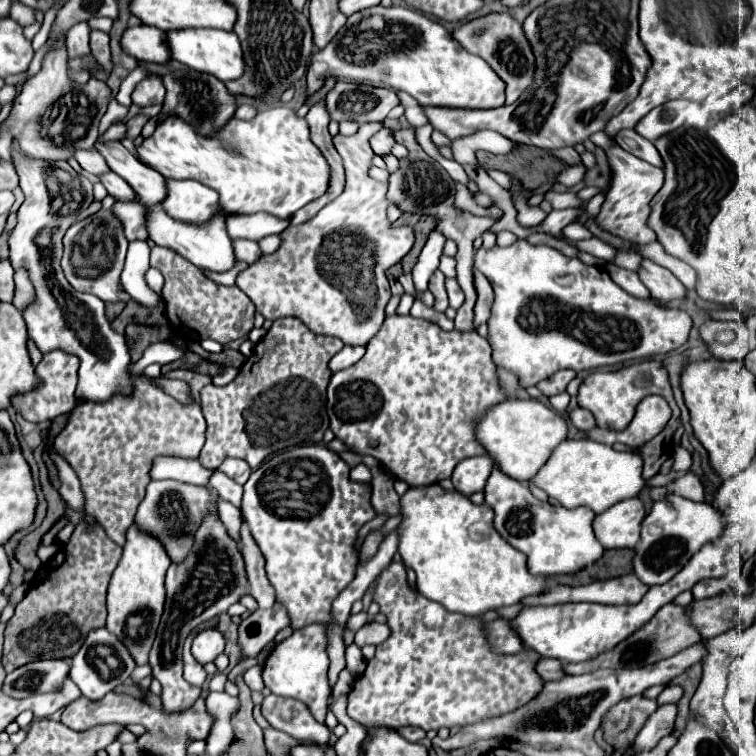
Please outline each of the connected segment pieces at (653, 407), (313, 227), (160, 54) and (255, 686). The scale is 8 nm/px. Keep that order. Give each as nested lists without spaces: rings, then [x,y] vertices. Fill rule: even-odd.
[[[647,396],[639,402],[635,418],[623,432],[623,444],[629,444],[633,448],[643,446],[647,440],[657,436],[667,420],[671,418],[671,408],[661,396]]]
[[[369,122],[361,124],[353,136],[337,134],[333,138],[347,174],[343,194],[327,204],[311,222],[285,228],[281,232],[281,248],[239,274],[237,286],[253,300],[265,320],[295,316],[313,332],[337,336],[347,346],[365,346],[379,332],[385,318],[383,310],[391,298],[385,272],[401,262],[415,242],[411,228],[395,228],[387,218],[387,184],[367,174],[373,158],[369,138],[381,126],[379,122]]]
[[[141,24],[135,28],[127,28],[121,46],[127,54],[141,62],[155,62],[155,64],[165,64],[171,60],[171,50],[167,44],[167,34],[159,28]]]
[[[253,666],[253,668],[249,668],[249,670],[245,672],[243,680],[245,680],[245,684],[247,684],[251,690],[263,690],[263,688],[265,688],[263,678],[261,678],[261,670],[263,670],[263,668]]]

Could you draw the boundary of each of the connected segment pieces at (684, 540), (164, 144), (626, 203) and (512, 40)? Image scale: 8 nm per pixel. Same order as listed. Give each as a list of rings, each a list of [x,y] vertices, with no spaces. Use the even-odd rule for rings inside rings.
[[[673,492],[665,494],[663,500],[653,504],[651,512],[643,520],[641,540],[633,558],[633,570],[637,578],[647,586],[669,582],[707,542],[713,542],[723,534],[723,520],[723,512],[709,502],[693,502]]]
[[[277,104],[271,108],[261,108],[257,116],[249,122],[231,118],[227,126],[219,128],[215,136],[203,136],[191,126],[189,122],[169,116],[163,120],[161,126],[155,128],[155,132],[143,140],[141,146],[135,148],[137,158],[161,172],[169,180],[197,180],[205,186],[213,186],[213,190],[219,190],[221,206],[229,214],[257,214],[265,212],[271,216],[277,216],[281,220],[293,218],[297,210],[307,206],[309,202],[323,196],[329,188],[331,170],[323,156],[323,152],[313,144],[309,136],[309,124],[305,118],[299,118],[291,108]]]
[[[615,142],[609,148],[609,164],[613,170],[613,184],[607,192],[607,198],[601,206],[601,212],[597,216],[597,222],[611,234],[621,236],[623,240],[637,242],[637,244],[651,244],[657,240],[657,234],[649,228],[649,214],[651,206],[649,202],[663,186],[663,170],[655,168],[629,152],[621,150]]]
[[[509,10],[505,12],[491,12],[479,18],[473,18],[461,26],[457,26],[453,32],[455,40],[471,54],[483,58],[507,84],[507,104],[515,102],[531,84],[535,74],[535,54],[531,50],[529,40],[525,38],[523,26],[511,16]]]

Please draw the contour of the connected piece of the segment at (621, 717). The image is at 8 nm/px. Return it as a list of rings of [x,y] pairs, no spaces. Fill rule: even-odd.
[[[633,696],[619,702],[619,706],[613,706],[613,710],[607,712],[607,718],[603,720],[605,740],[619,748],[631,746],[637,732],[657,708],[657,700],[649,700],[643,696]]]

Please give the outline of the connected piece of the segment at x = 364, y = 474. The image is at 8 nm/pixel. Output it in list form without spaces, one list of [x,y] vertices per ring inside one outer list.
[[[359,462],[357,466],[351,468],[351,480],[357,480],[357,482],[371,482],[371,472],[369,472],[369,468],[367,468],[363,462]]]

